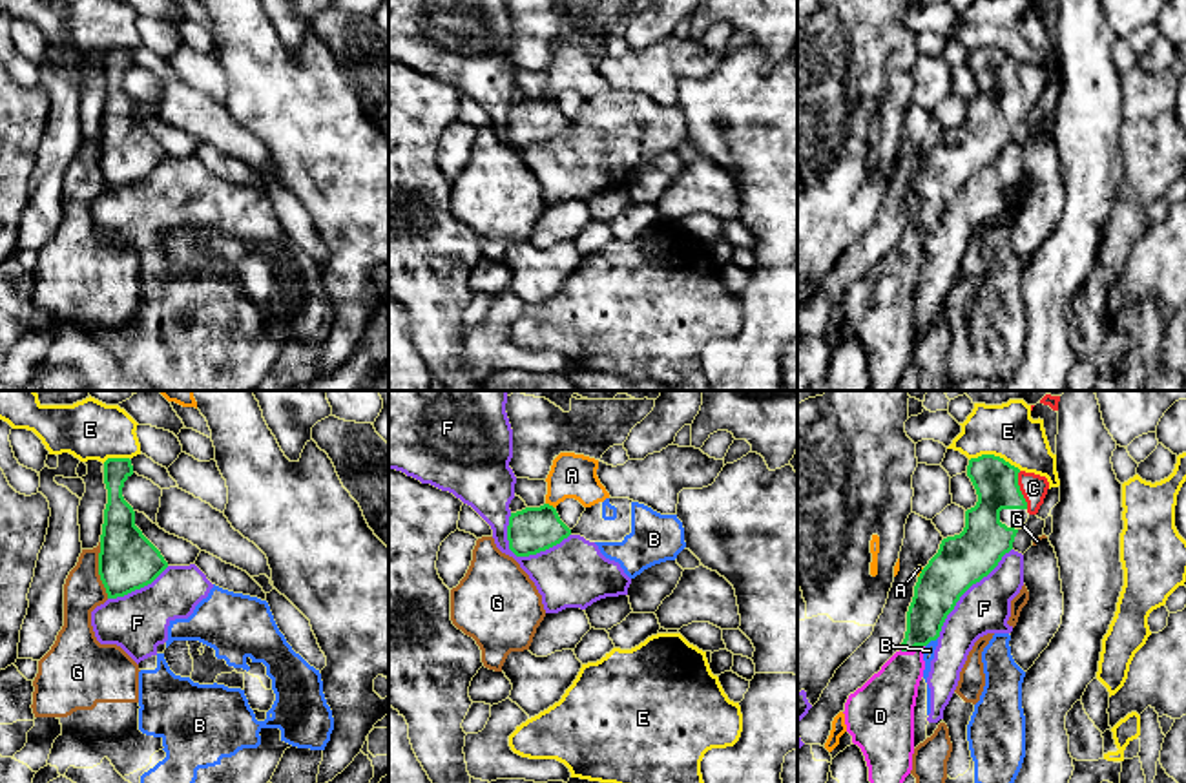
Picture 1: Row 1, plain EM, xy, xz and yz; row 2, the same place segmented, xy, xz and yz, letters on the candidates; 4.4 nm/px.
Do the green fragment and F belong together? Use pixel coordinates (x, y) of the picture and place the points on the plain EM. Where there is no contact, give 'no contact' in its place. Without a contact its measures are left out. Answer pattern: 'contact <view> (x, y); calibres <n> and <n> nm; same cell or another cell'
contact xz (530, 145); calibres 200 and 300 nm; another cell

